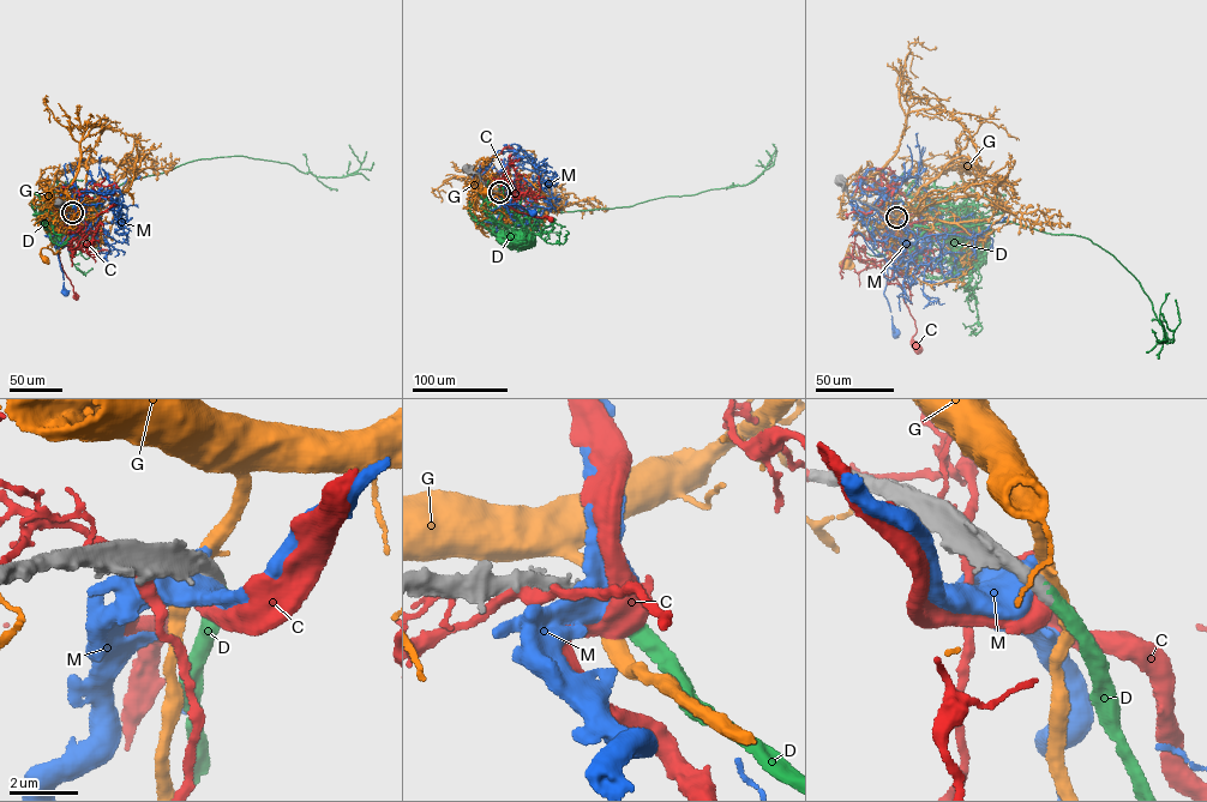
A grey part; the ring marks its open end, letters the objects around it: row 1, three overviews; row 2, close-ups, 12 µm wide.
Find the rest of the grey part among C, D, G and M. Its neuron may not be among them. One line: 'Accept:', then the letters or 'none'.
Accept: D

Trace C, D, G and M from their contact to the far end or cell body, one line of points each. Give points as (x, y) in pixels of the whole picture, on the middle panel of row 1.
C: (499, 192), (517, 212), (551, 219)
D: (499, 192), (518, 206), (523, 193), (526, 201), (547, 211), (612, 209), (744, 186), (773, 163), (755, 166)
G: (499, 192), (509, 200), (496, 192), (480, 193), (485, 191)
M: (499, 191), (515, 206), (523, 206), (538, 187), (540, 175), (550, 201), (559, 210), (568, 200)

